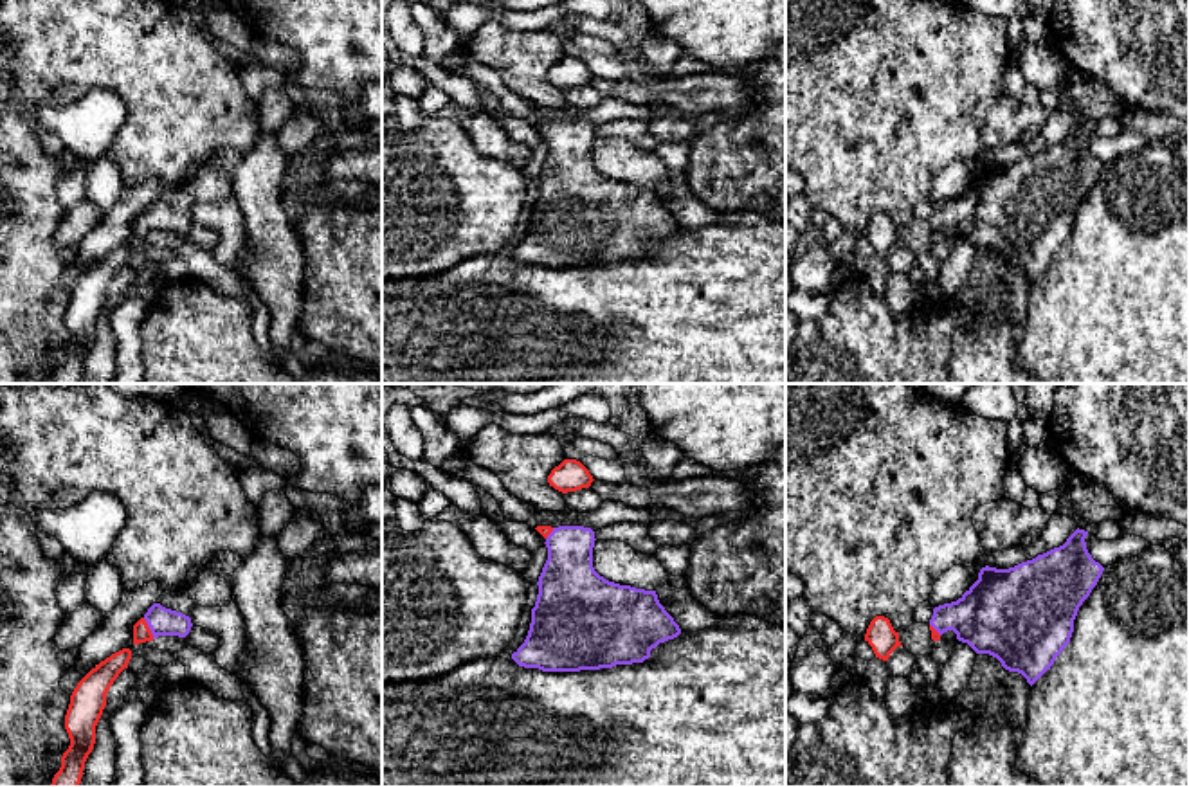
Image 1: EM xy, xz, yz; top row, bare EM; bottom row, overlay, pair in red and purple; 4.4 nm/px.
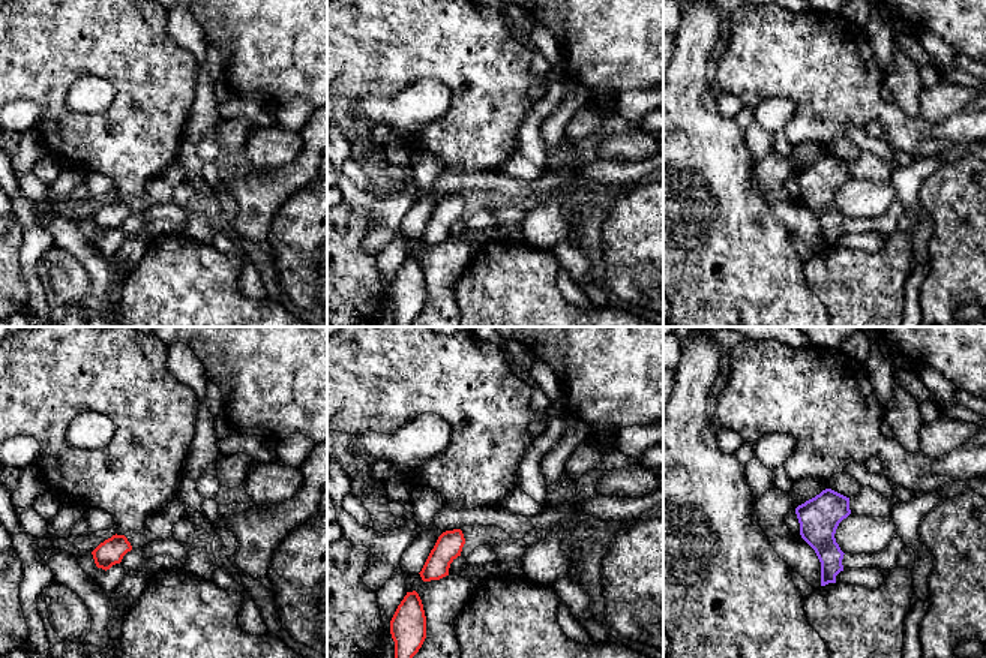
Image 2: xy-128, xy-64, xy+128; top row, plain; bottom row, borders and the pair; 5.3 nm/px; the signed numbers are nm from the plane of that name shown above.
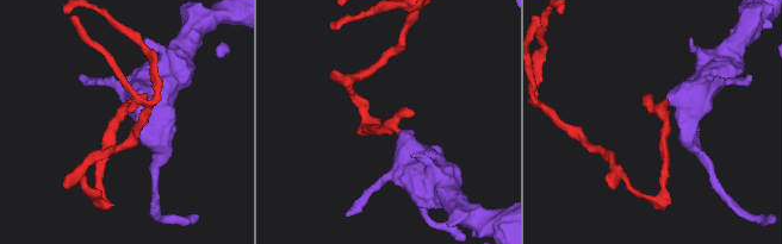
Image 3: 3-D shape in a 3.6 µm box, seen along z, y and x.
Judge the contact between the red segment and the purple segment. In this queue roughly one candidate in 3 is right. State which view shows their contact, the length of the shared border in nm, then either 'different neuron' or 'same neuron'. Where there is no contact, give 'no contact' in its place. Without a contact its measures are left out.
contact in xy; length 110 nm; same neuron

